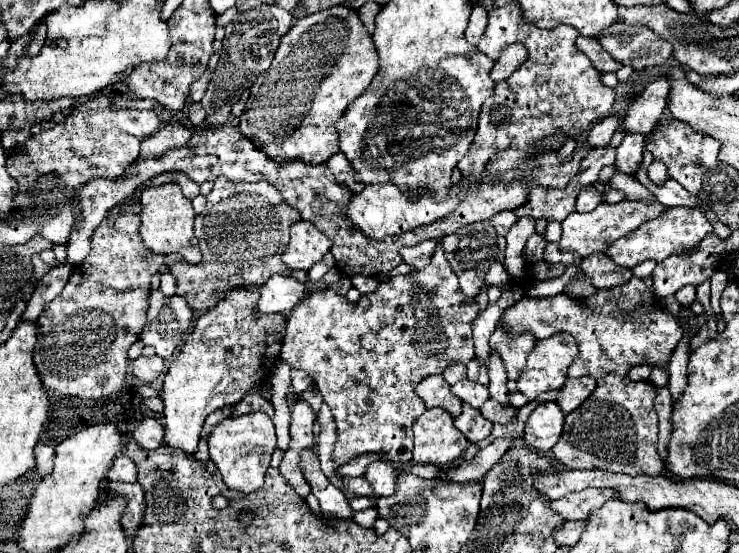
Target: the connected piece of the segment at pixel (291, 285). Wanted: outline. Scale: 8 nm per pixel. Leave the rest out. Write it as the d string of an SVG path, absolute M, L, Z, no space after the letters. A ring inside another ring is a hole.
M272 275L260 289L256 317L272 313L290 313L306 295L306 285L290 275Z

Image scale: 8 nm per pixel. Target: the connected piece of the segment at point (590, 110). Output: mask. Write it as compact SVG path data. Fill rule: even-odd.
M504 5L488 13L488 27L478 49L488 57L498 59L508 45L520 41L528 47L528 61L508 79L496 83L494 95L484 101L474 143L458 163L464 177L478 177L484 171L484 165L500 149L528 149L528 145L540 145L540 141L552 133L578 137L592 129L596 121L610 115L616 103L616 93L602 85L602 73L596 71L588 57L576 49L576 37L578 33L572 25L558 25L556 29L528 25L516 5Z

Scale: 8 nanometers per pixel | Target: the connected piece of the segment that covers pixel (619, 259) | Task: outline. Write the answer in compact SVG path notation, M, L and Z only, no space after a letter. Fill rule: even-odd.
M668 207L660 217L646 221L644 225L640 225L636 231L628 233L628 237L622 237L620 241L616 241L616 245L612 245L608 249L608 257L620 265L620 267L636 267L642 261L664 261L668 255L674 253L682 253L692 249L694 245L698 245L706 233L712 231L710 221L704 217L704 213L700 209L692 209L692 207Z

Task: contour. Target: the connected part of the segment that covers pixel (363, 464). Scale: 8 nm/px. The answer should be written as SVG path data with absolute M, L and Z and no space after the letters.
M372 453L372 455L360 455L360 457L356 457L356 459L340 465L340 467L336 469L336 475L338 475L338 477L362 477L364 471L366 471L366 467L368 467L372 461L378 461L378 459L380 459L380 455L374 455L374 453Z

